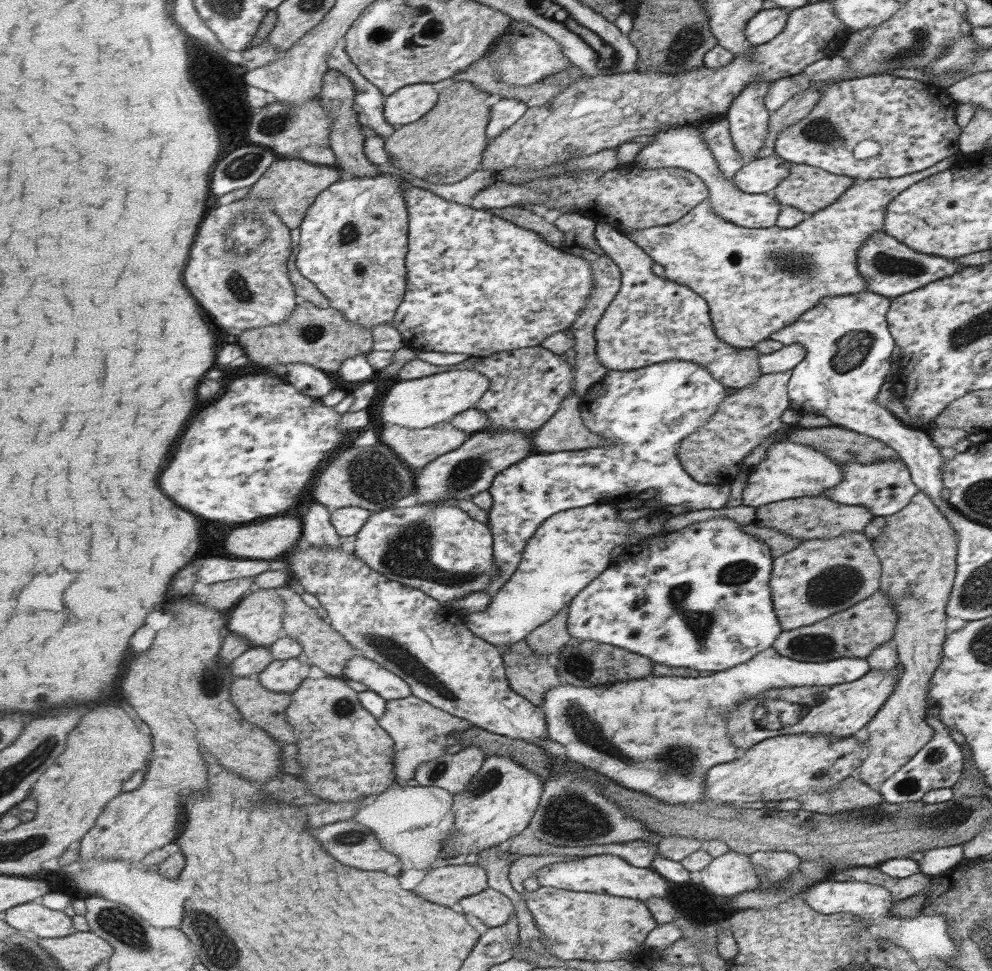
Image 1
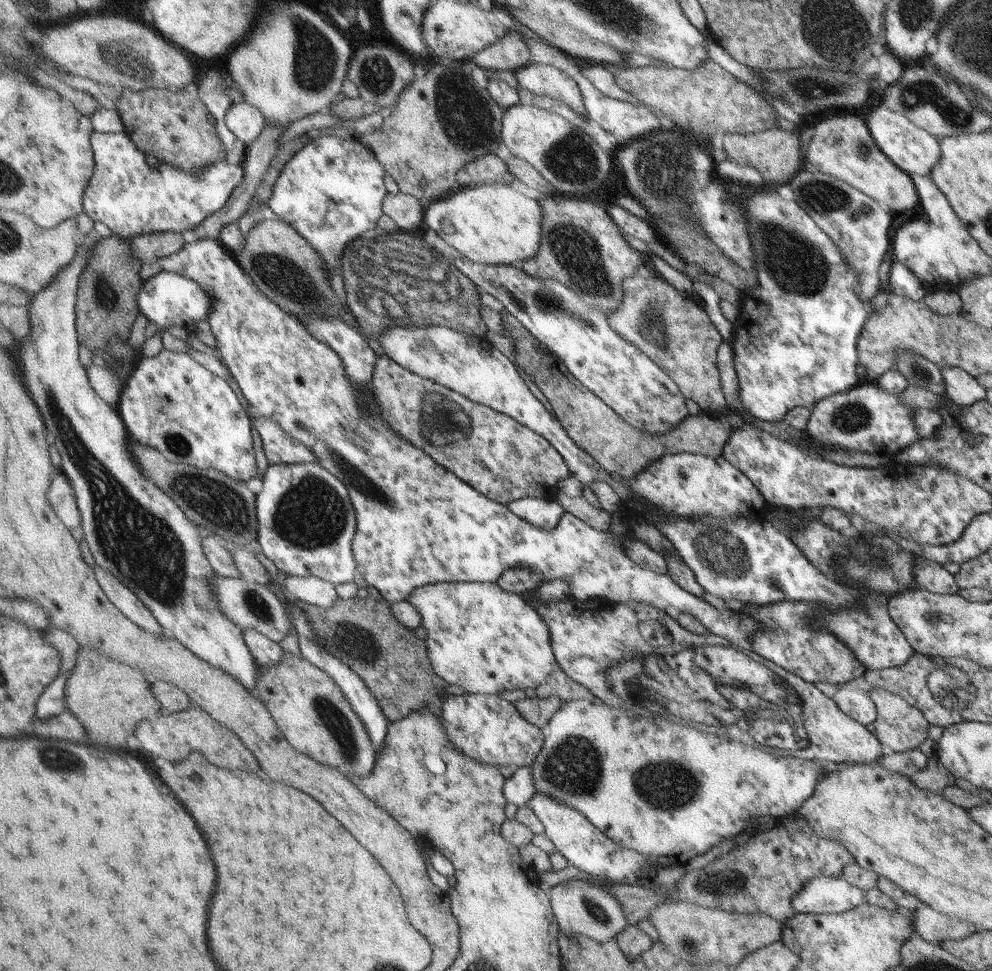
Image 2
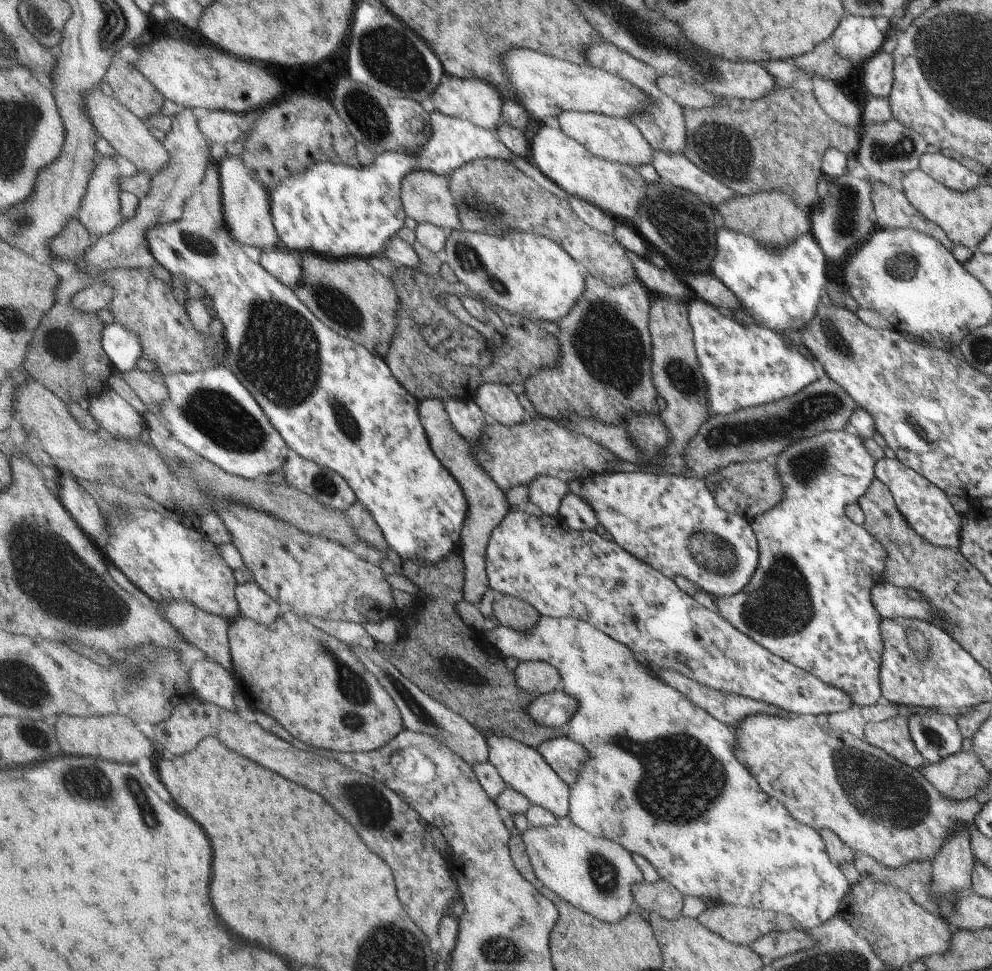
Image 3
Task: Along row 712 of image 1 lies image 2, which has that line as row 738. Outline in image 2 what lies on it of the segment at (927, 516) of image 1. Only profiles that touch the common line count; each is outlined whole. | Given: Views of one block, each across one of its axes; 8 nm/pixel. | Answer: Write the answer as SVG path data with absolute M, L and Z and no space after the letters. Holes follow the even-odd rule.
M868 688L866 691L876 706L874 735L882 748L890 752L917 749L927 736L928 722L922 712L900 696L884 690Z

